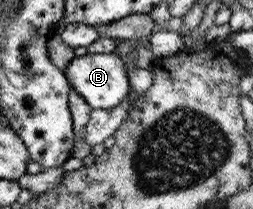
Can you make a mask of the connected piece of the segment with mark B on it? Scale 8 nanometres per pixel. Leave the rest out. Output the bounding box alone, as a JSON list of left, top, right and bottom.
[63,53,130,109]

